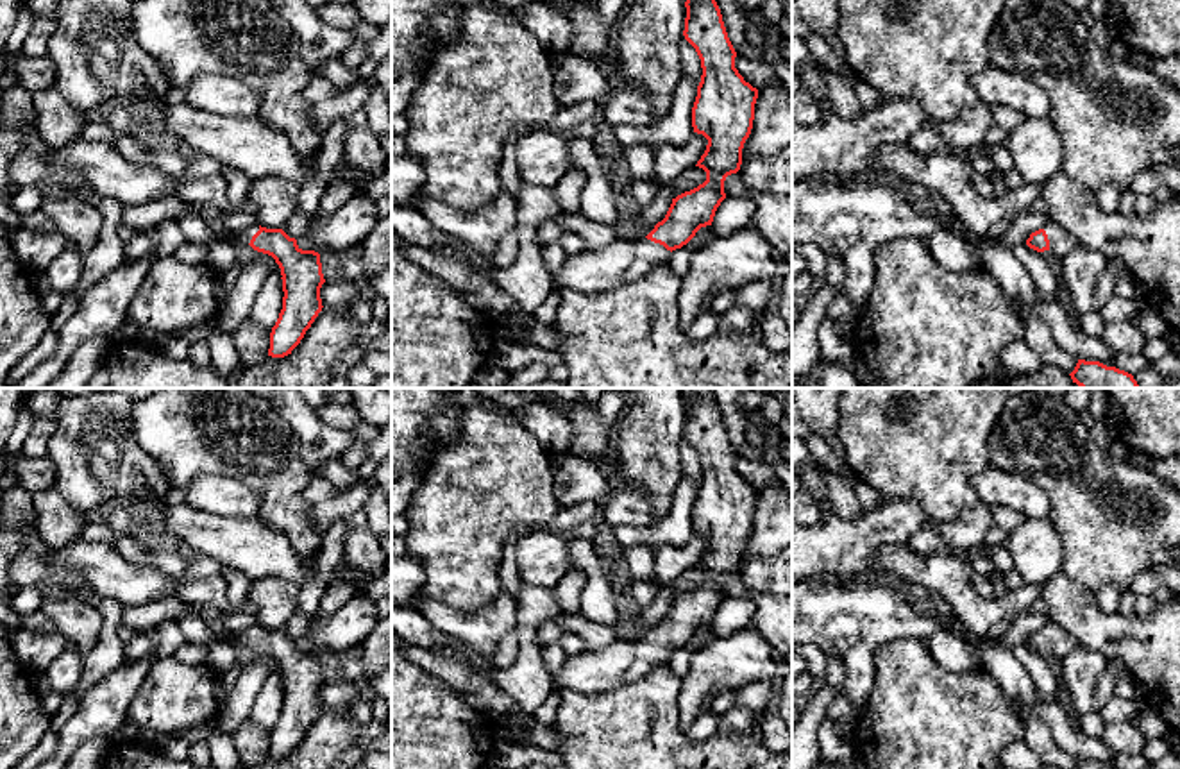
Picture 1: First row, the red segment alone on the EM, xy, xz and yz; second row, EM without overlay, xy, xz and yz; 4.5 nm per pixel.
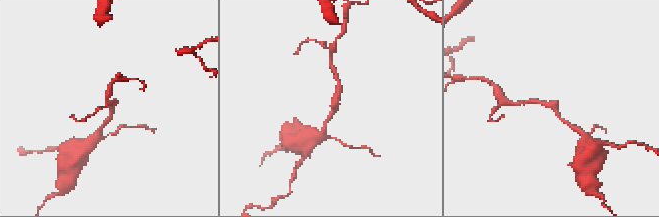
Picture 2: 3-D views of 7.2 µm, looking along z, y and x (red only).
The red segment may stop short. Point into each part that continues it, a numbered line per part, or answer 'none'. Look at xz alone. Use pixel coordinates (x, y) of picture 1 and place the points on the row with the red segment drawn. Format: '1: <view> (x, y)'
1: xz (589, 272)

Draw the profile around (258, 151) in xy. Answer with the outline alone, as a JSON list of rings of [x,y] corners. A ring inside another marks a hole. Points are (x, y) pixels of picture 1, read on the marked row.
[[[182,102],[166,106],[164,127],[182,148],[232,166],[250,181],[277,177],[302,184],[315,172],[316,154],[297,154],[284,132],[257,116],[213,114]]]

